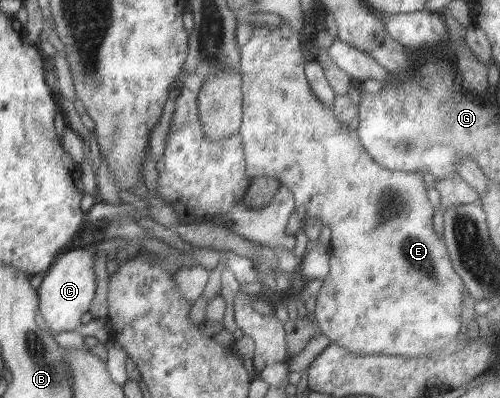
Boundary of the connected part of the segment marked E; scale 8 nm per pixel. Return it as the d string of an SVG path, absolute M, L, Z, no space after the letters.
M253 25L253 36L248 40L241 51L241 75L243 75L244 90L244 121L240 127L240 134L244 140L244 155L249 169L248 175L251 177L259 177L267 175L267 177L275 177L281 184L291 188L293 196L295 196L294 210L301 218L301 229L303 231L307 220L312 217L318 217L323 227L331 228L331 240L329 247L331 248L330 273L328 277L322 281L319 294L317 296L317 308L315 309L315 317L320 327L319 333L325 334L333 343L343 346L345 350L353 352L357 355L399 355L405 357L423 356L433 351L440 350L457 337L461 327L462 319L462 300L466 287L461 277L454 271L448 248L444 243L442 236L437 236L433 230L433 216L435 215L434 207L429 201L427 195L427 185L423 181L421 173L408 171L391 171L385 169L378 164L371 154L365 149L361 143L359 133L357 131L349 131L348 127L335 117L333 107L325 107L323 101L317 99L317 95L313 93L308 79L306 78L303 49L301 49L301 35L293 32L288 26L256 26Z

